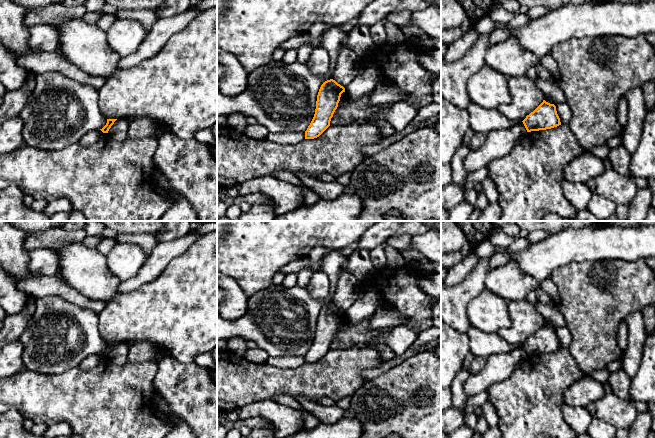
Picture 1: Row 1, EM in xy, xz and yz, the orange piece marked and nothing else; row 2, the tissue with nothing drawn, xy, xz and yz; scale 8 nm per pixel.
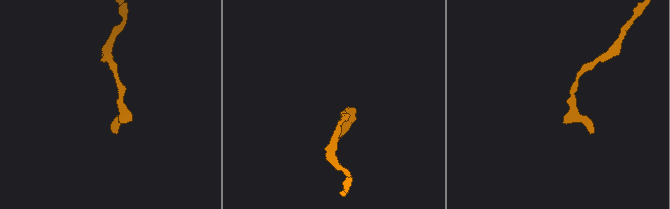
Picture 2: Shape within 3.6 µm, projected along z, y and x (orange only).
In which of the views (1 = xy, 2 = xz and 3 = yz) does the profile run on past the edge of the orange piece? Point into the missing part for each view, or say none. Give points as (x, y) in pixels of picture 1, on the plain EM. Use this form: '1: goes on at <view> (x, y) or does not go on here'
1: does not go on here
2: does not go on here
3: does not go on here

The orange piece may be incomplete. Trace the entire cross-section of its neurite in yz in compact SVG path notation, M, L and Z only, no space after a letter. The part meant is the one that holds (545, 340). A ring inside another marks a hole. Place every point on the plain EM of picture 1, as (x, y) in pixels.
M545 324L522 346L527 356L551 353L561 349L556 330Z

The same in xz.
M335 304L325 305L318 316L314 341L305 355L305 363L319 361L329 350L345 312Z

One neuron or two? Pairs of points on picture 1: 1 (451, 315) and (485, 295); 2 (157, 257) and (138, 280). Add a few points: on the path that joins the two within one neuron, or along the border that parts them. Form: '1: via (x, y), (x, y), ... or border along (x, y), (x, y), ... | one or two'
1: border along (484, 288), (469, 301), (467, 319), (470, 326) | two
2: via (155, 263), (144, 274) | one

